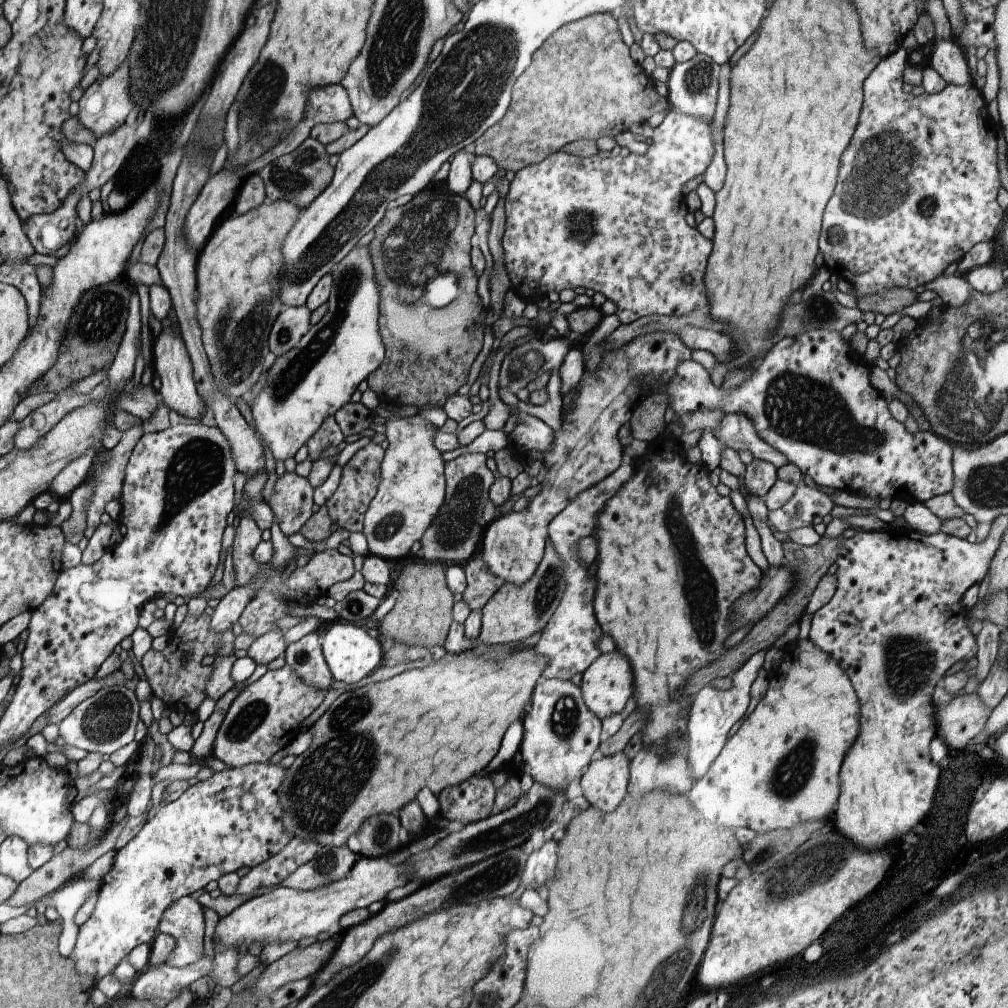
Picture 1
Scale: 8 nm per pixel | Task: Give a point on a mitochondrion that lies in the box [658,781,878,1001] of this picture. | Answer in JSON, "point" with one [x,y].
{"point":[810,867]}

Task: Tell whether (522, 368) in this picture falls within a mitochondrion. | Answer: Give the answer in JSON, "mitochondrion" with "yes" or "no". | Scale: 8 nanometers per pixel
{"mitochondrion":"yes"}

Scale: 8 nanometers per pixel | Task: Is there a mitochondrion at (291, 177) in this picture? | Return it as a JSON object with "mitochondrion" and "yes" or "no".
{"mitochondrion":"yes"}

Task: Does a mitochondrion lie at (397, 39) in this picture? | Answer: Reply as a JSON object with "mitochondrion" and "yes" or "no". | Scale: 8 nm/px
{"mitochondrion":"yes"}

